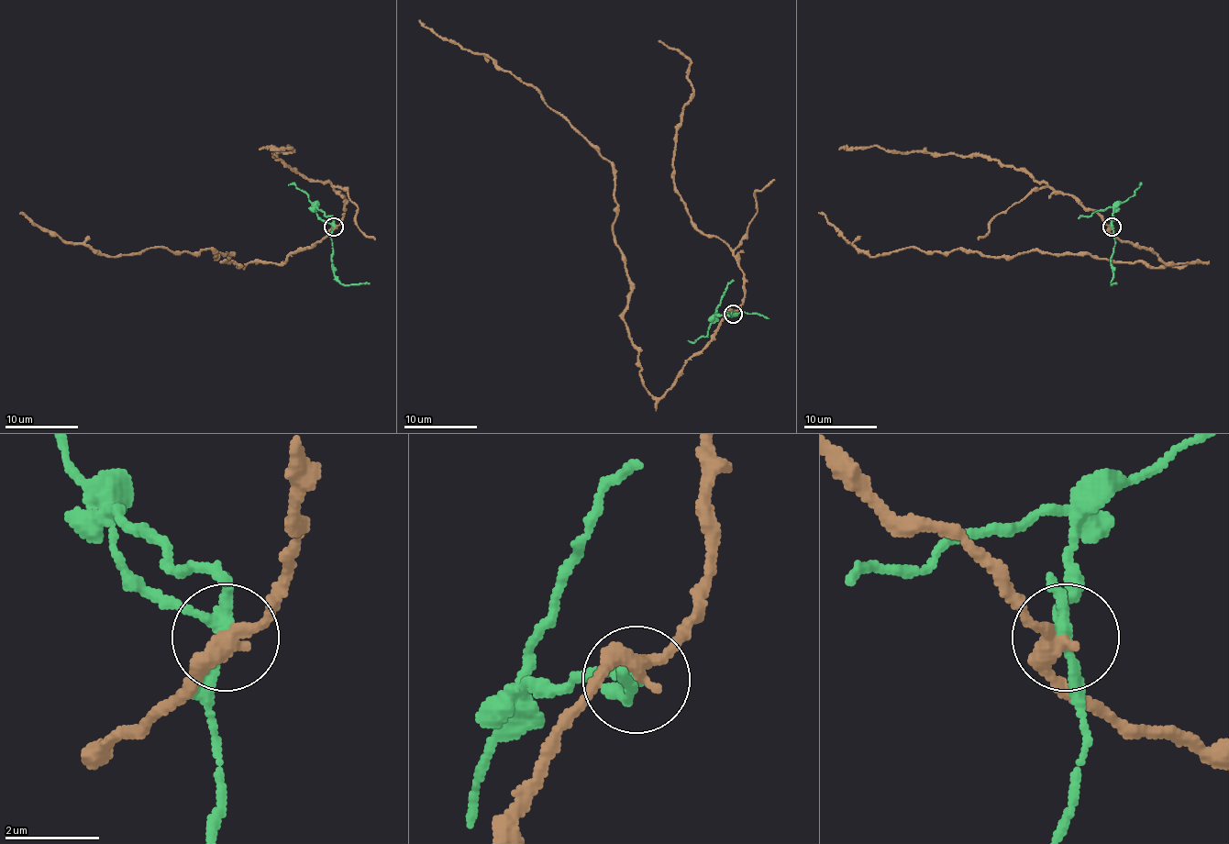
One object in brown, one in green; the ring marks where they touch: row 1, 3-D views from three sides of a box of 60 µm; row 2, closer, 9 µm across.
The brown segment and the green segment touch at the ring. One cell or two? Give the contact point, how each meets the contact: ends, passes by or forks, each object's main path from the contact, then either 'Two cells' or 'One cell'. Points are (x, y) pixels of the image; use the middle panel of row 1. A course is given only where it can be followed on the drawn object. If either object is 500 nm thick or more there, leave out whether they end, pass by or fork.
Place: (733, 314). At the ring brown passes by. At the ring green forks. Course of brown: (732, 314), (660, 397), (649, 394), (624, 319), (631, 281), (613, 233), (613, 165), (532, 86), (419, 19). Course of green: (732, 314), (730, 316), (732, 312), (746, 312), (769, 317). Two cells

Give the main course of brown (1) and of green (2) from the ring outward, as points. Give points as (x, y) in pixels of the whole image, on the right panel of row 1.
1: (1112, 227), (1166, 263), (1195, 261), (1147, 267), (1079, 254), (913, 247), (868, 256), (818, 211)
2: (1112, 227), (1114, 245), (1111, 260), (1111, 285), (1116, 283)

